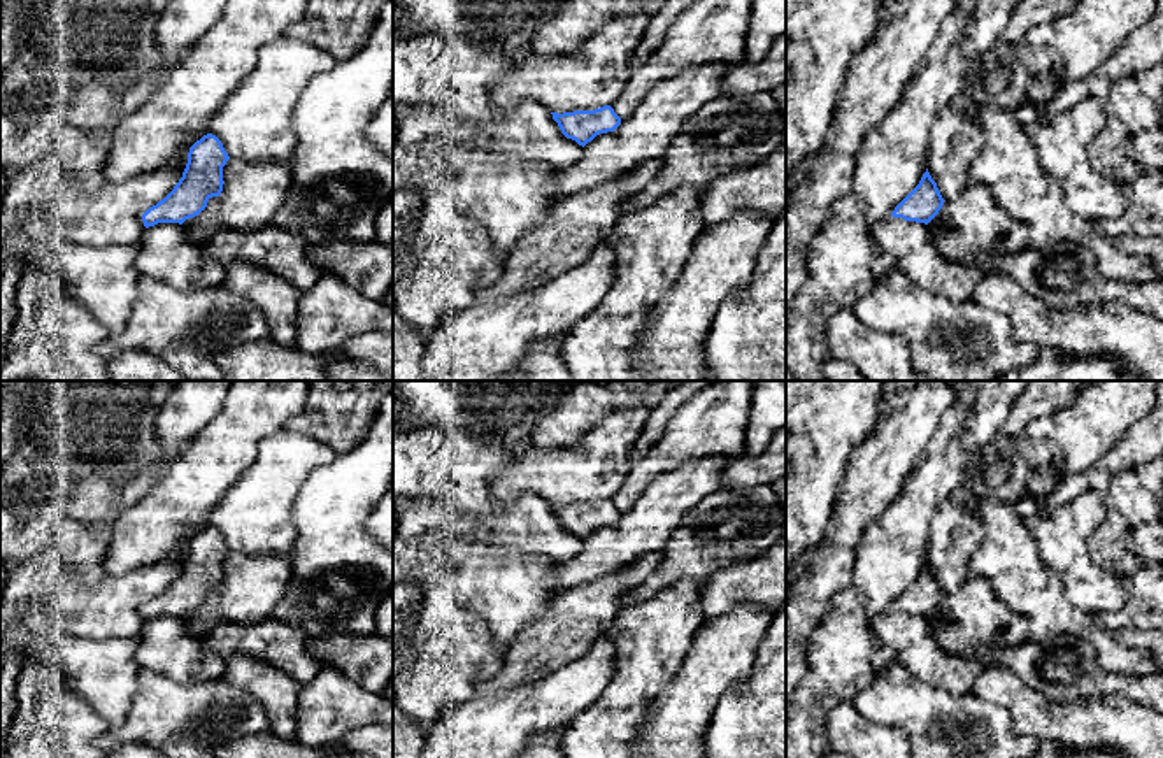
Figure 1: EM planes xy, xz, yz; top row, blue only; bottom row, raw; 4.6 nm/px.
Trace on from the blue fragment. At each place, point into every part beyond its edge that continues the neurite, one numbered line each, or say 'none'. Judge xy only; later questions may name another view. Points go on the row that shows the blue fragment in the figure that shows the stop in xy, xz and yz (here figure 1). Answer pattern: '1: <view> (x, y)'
none

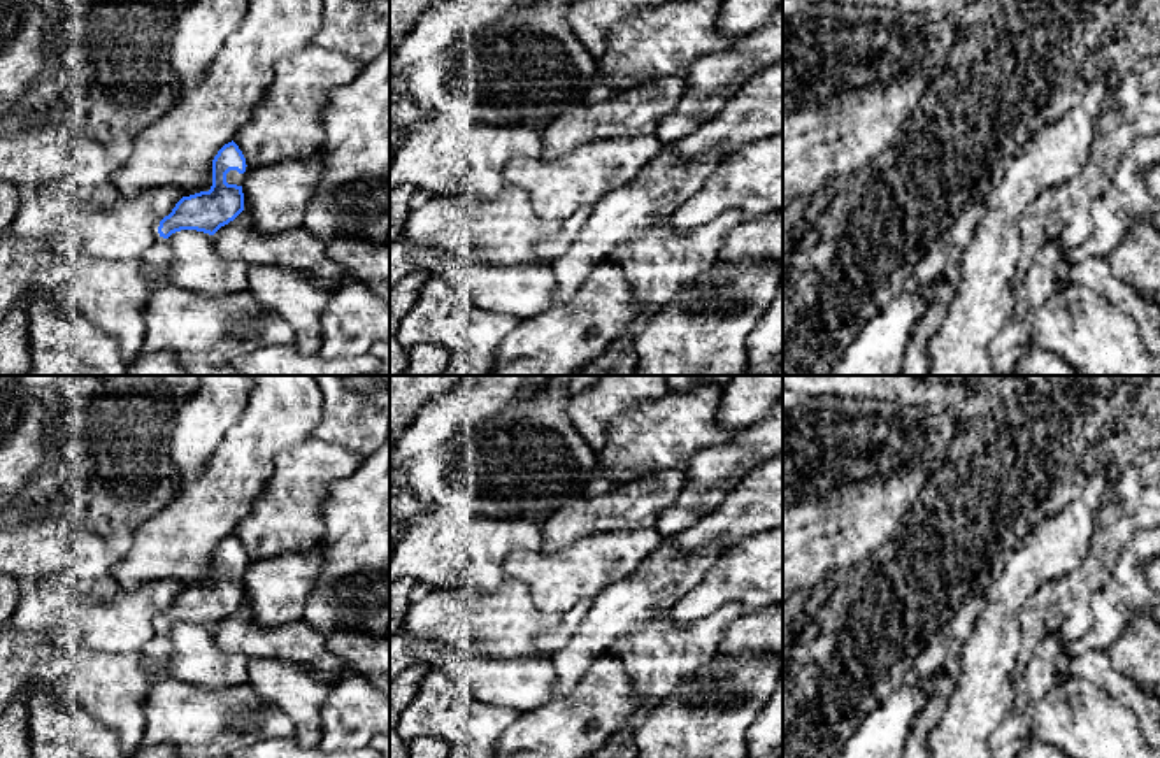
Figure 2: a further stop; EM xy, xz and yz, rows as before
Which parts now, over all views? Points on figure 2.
1: xy (232, 178)
2: xy (155, 262)

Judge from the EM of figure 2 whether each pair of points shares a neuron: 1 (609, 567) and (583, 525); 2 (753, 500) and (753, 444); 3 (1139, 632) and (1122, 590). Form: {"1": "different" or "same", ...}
{"1": "different", "2": "different", "3": "different"}

